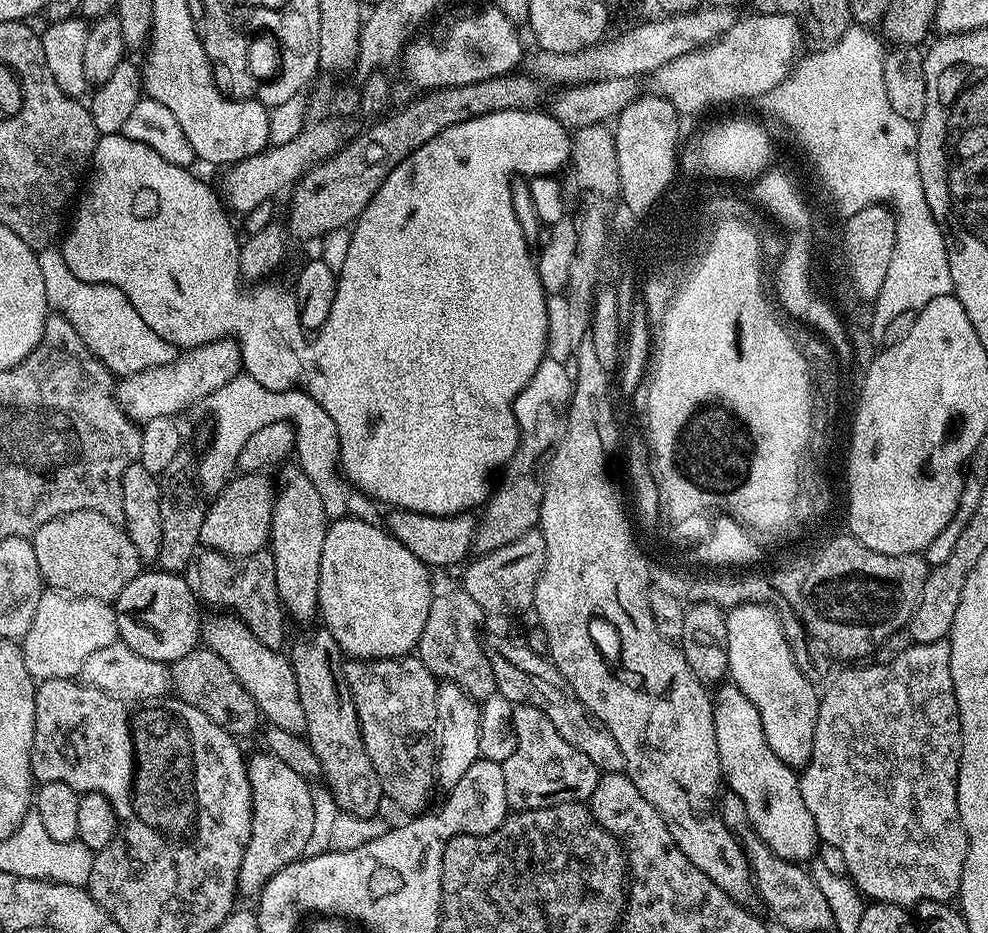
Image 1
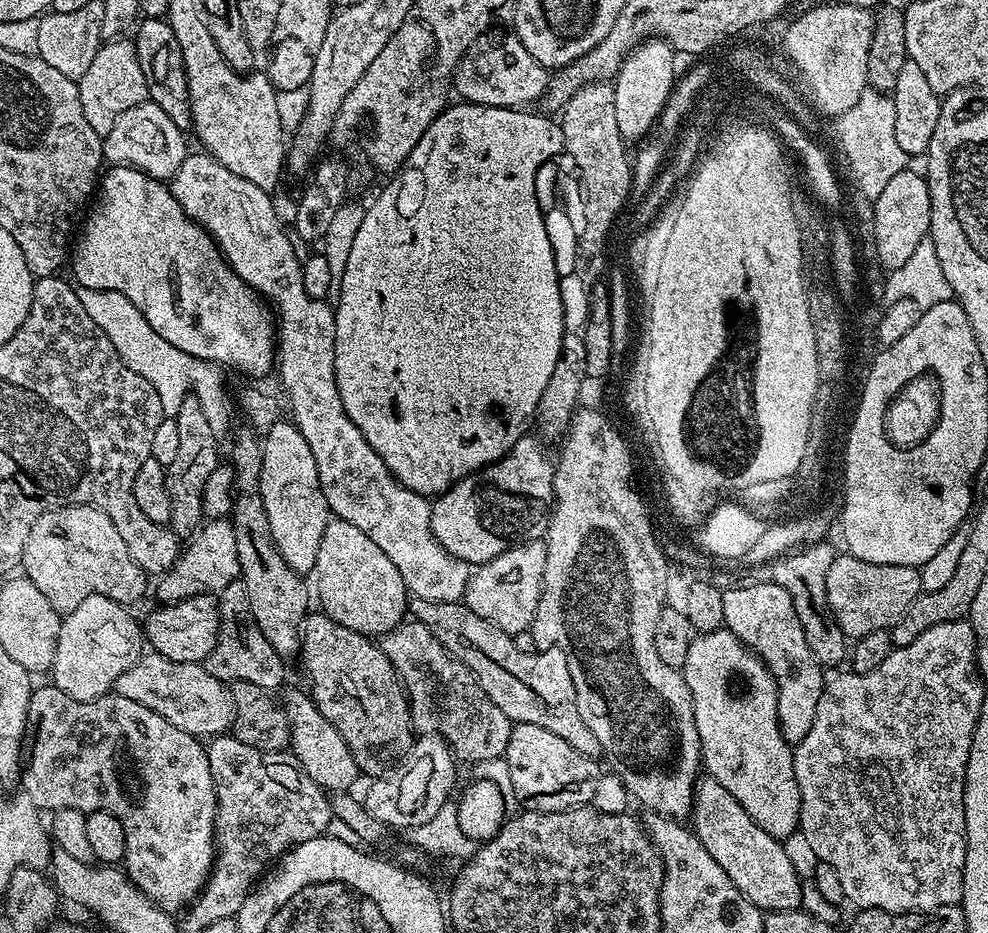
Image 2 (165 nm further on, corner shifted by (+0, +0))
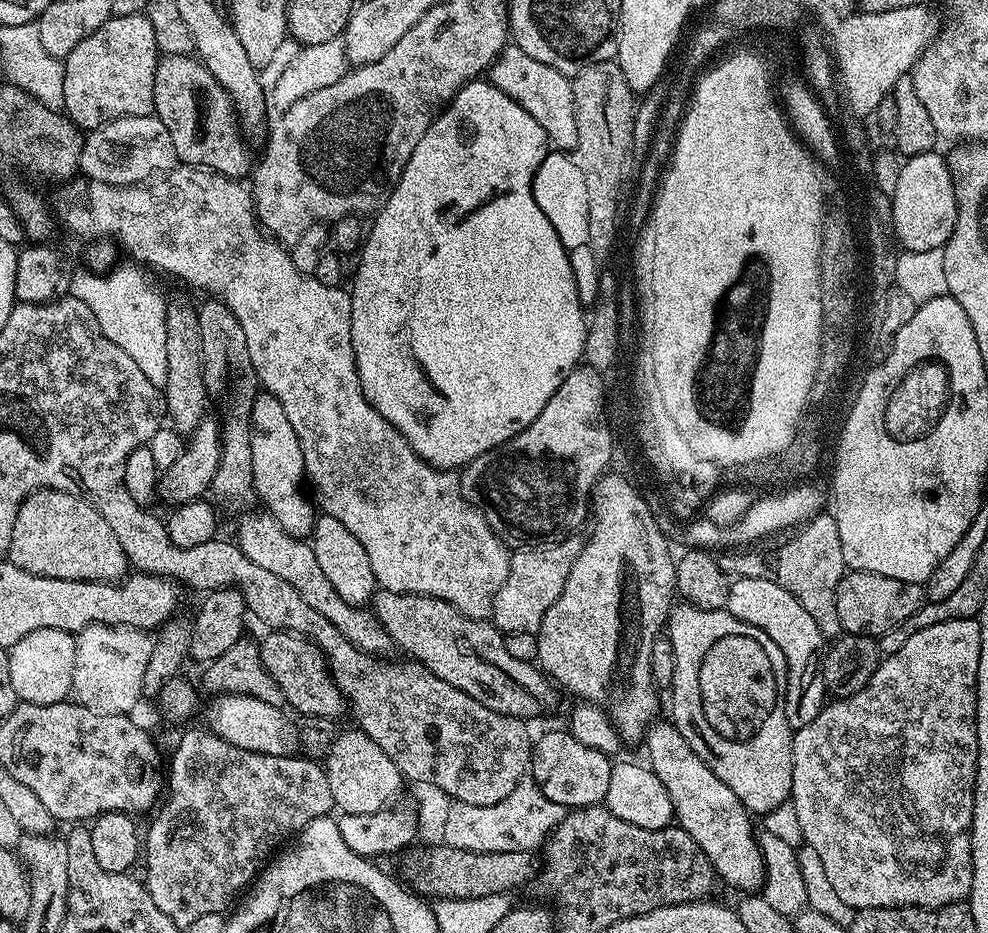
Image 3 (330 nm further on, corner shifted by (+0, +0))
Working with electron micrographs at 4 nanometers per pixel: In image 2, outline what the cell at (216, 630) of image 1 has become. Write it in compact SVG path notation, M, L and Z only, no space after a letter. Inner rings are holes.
M292 688L282 696L282 707L292 728L291 755L314 783L330 794L349 791L356 779L361 779L360 767L354 762L354 754L346 746L342 734L316 709L307 691Z

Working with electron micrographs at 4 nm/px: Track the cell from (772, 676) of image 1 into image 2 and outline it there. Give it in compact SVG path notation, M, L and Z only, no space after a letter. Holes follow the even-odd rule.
M759 583L723 589L723 627L752 649L770 670L778 694L780 729L784 741L795 746L806 738L810 726L814 726L814 714L818 711L818 698L822 698L826 672L814 654L810 654L806 634L802 634L802 622L798 622L798 614L794 614L794 602L790 602L787 590L777 584Z

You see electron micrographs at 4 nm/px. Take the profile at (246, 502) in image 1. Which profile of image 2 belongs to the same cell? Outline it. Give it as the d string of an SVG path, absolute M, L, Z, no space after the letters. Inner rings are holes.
M209 519L187 541L179 559L173 567L163 573L157 580L156 594L159 603L176 603L190 597L205 594L218 594L240 574L238 566L238 542L234 540L234 526L231 519ZM208 524L208 525L207 525ZM189 543L189 544L188 544Z

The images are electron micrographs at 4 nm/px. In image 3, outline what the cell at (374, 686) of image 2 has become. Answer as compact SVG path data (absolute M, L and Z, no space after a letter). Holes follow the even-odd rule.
M272 630L265 640L259 641L260 666L270 674L273 684L280 687L280 696L288 699L289 709L297 708L301 717L321 716L322 718L340 718L345 715L346 701L339 686L332 681L328 662L319 648L306 636L296 632Z

